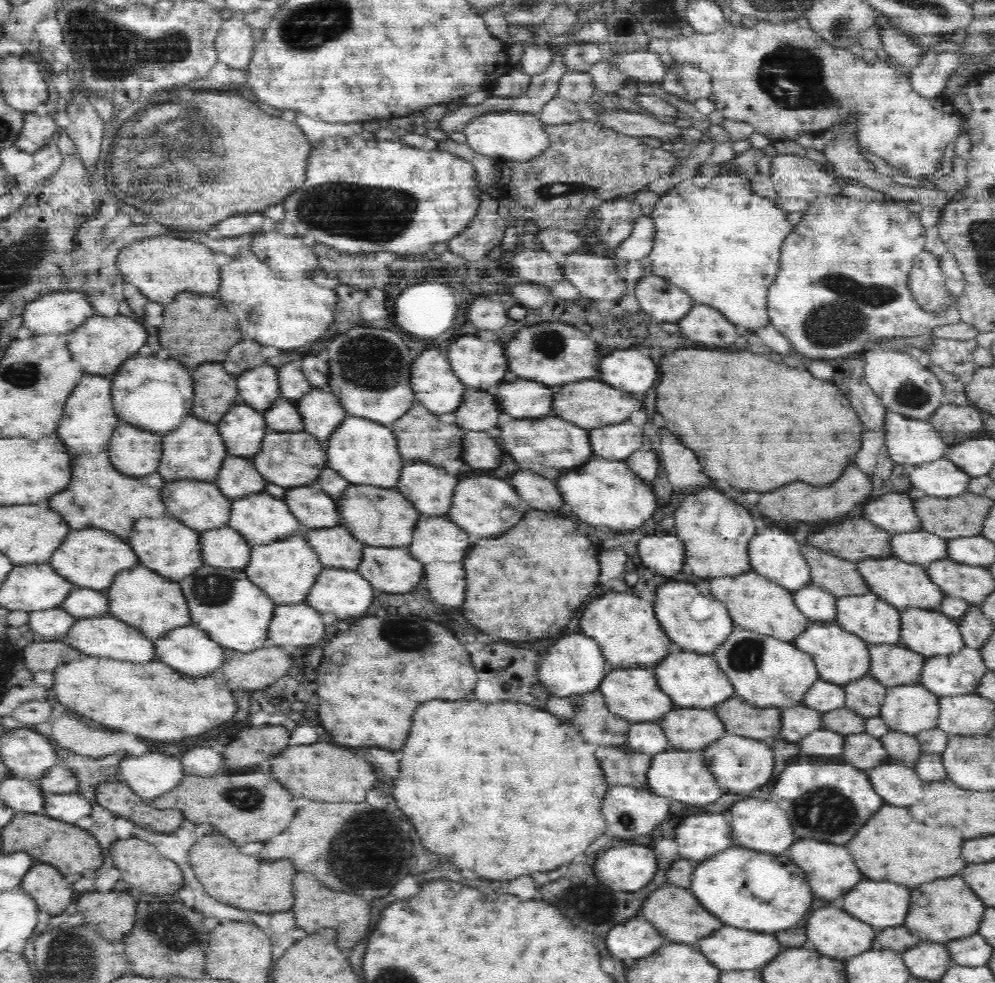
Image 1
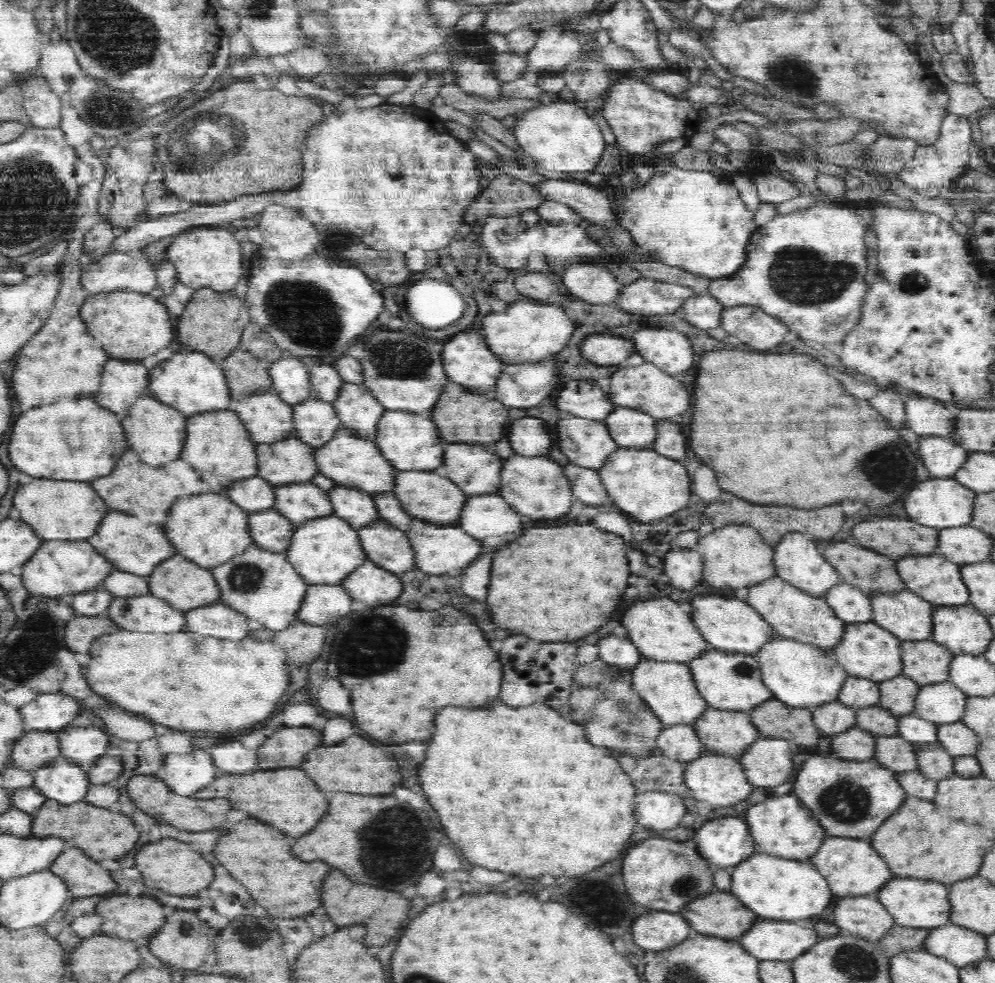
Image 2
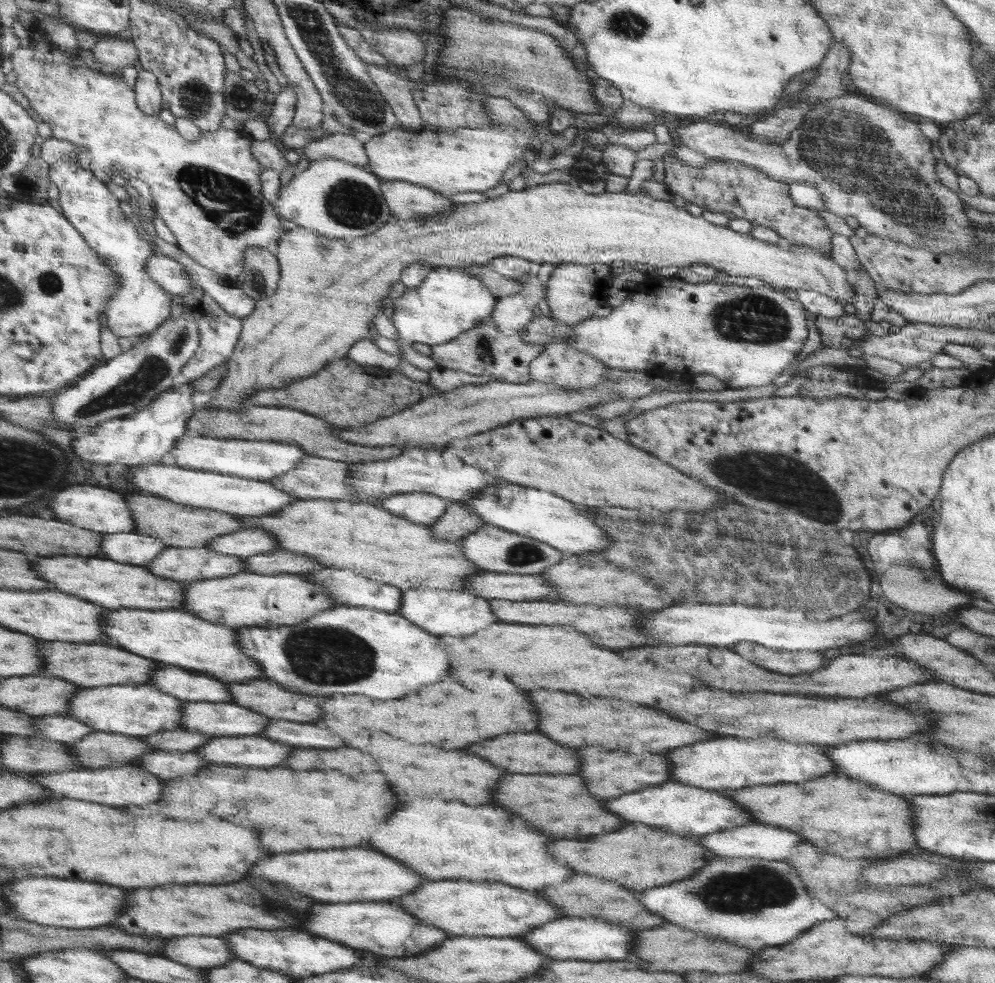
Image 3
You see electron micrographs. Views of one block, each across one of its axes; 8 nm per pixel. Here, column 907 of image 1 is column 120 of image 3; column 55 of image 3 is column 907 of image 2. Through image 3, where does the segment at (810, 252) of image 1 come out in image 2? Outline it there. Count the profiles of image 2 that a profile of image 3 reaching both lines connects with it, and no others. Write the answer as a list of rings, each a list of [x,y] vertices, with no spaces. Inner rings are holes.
[[[949,114],[941,122],[941,136],[933,145],[920,146],[912,162],[900,170],[902,182],[914,187],[918,193],[936,197],[940,188],[948,184],[966,165],[969,159],[968,147],[971,140],[970,121],[964,116]]]

